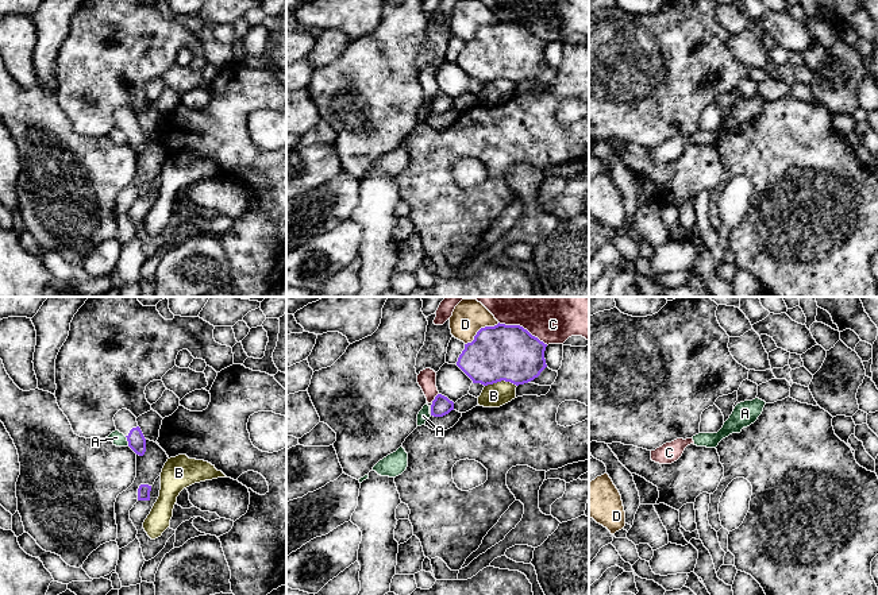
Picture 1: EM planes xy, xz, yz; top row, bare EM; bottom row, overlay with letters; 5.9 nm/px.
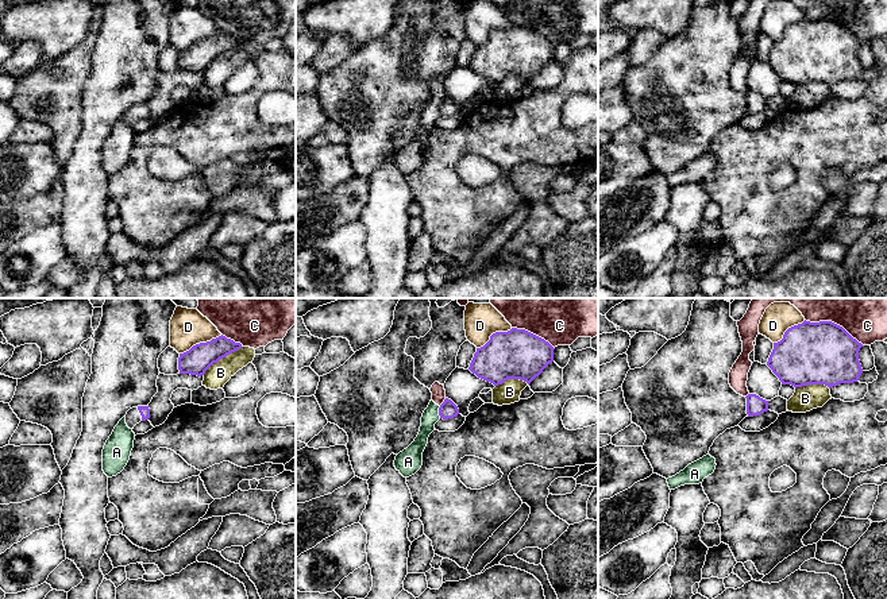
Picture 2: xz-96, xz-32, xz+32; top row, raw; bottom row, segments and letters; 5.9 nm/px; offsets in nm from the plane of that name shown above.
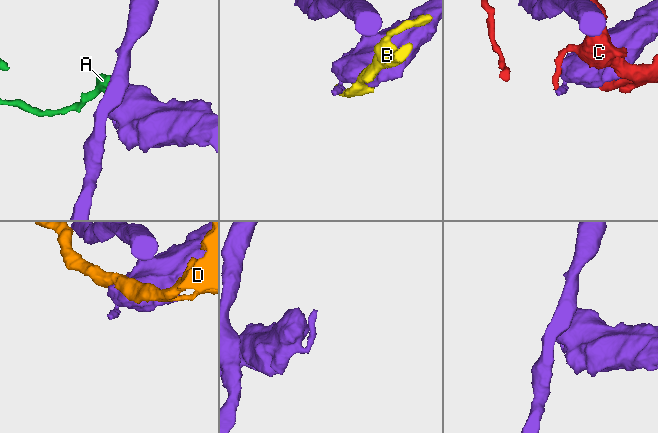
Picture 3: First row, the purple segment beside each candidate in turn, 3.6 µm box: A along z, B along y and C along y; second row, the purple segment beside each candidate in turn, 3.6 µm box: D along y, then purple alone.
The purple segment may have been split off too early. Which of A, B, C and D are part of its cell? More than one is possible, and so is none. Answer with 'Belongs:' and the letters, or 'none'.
Belongs: none

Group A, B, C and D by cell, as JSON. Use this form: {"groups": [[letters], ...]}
{"groups": [["A", "C"], ["B"], ["D"]]}

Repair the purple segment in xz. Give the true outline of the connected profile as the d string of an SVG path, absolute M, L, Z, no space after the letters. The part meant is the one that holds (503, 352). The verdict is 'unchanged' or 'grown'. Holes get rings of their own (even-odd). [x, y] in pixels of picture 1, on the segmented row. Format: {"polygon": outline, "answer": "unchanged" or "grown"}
{"polygon": "M497 324L481 328L458 358L457 366L484 386L501 380L516 386L538 378L547 367L547 344L520 325Z", "answer": "unchanged"}

